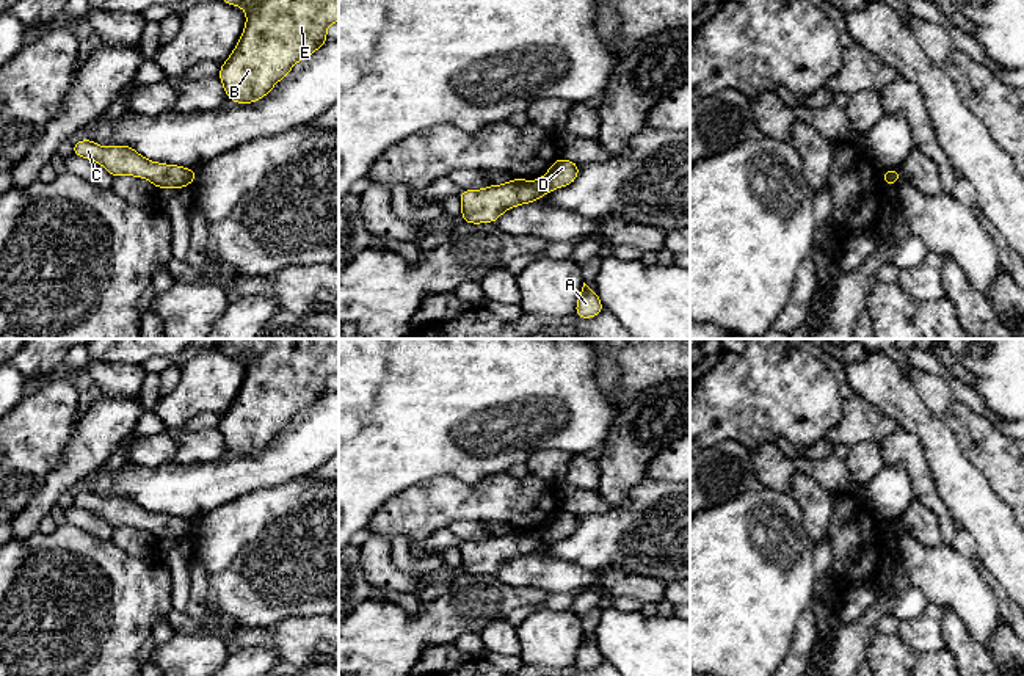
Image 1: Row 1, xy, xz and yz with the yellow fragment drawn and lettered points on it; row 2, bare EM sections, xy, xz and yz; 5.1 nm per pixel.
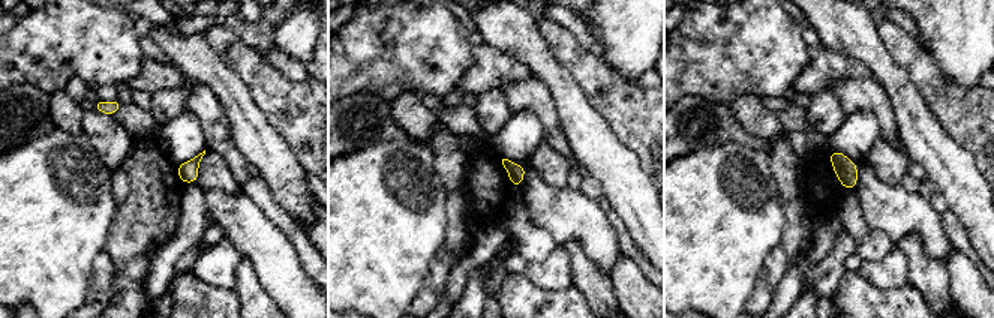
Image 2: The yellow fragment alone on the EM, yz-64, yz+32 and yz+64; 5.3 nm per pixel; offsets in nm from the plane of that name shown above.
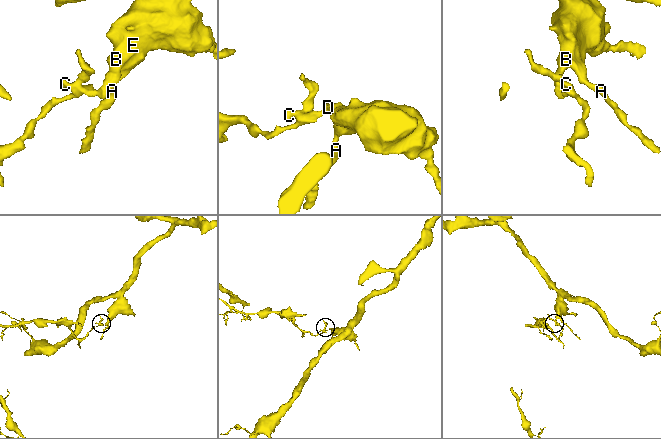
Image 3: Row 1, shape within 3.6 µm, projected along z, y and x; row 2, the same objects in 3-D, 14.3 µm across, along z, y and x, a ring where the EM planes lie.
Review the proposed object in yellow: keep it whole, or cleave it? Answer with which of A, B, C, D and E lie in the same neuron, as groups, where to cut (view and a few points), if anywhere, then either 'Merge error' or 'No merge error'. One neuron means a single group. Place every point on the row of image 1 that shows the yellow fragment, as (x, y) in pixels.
Groups: A B D E / C. Split along xz (538, 181), (543, 193). Merge error

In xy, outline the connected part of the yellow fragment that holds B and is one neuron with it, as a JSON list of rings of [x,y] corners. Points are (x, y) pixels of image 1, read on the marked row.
[[[223,0],[246,11],[245,30],[218,77],[227,99],[245,105],[267,96],[290,69],[328,41],[326,27],[339,20],[339,0]]]

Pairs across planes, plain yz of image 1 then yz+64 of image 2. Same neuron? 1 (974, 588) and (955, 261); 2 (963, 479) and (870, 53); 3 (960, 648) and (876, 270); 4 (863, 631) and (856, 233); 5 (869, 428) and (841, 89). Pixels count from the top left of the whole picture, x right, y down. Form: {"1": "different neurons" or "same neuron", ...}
{"1": "different neurons", "2": "same neuron", "3": "different neurons", "4": "different neurons", "5": "different neurons"}

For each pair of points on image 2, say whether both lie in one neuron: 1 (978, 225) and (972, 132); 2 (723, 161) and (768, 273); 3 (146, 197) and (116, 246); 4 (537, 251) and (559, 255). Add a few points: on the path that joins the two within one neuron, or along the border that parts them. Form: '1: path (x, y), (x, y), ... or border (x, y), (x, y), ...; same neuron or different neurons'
1: border (946, 132), (973, 156), (978, 168); different neurons
2: border (778, 243), (766, 257), (756, 288), (750, 296); different neurons
3: path (146, 209), (146, 216), (128, 234); same neuron
4: border (558, 245), (544, 258), (528, 261); different neurons

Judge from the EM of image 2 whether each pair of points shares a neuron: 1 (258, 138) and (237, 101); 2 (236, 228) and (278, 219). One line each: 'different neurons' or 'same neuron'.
1: same neuron
2: different neurons

